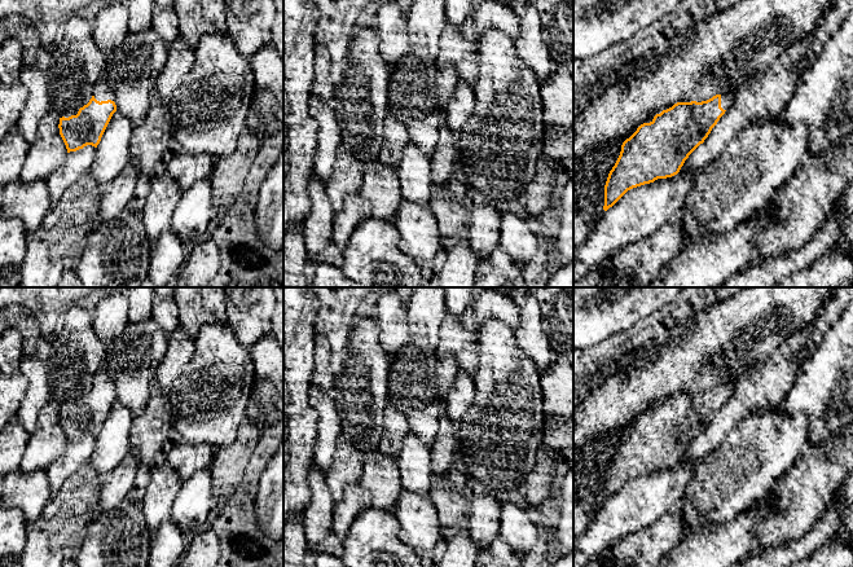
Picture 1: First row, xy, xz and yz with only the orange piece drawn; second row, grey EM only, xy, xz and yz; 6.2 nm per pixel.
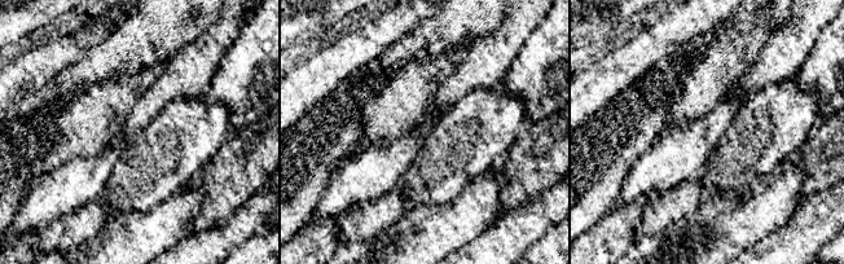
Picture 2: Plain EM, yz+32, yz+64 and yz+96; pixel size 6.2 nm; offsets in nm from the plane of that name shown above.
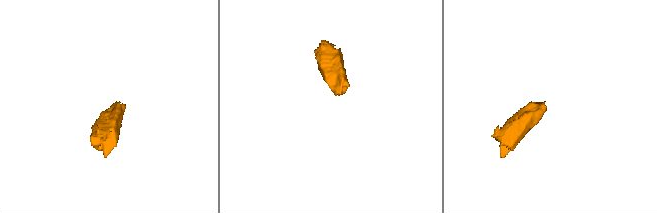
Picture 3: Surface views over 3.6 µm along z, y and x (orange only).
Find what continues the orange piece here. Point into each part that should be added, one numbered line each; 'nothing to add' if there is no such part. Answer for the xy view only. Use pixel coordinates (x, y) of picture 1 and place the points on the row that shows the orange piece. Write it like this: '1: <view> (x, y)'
1: xy (102, 91)

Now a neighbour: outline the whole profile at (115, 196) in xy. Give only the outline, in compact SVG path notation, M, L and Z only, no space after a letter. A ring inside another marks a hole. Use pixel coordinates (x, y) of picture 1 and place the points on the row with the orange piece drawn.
M129 162L126 168L102 189L100 202L101 223L118 217L133 197L140 173Z

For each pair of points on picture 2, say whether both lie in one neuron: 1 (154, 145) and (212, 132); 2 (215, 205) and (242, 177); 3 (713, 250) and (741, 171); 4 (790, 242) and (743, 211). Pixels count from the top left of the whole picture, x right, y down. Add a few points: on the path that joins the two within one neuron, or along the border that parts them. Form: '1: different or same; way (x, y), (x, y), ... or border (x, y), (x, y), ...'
1: same; way (168, 145), (172, 145), (188, 132), (198, 132)
2: same; way (222, 198), (236, 184)
3: different; border (757, 176), (739, 196), (712, 194), (703, 201)
4: different; border (796, 210), (783, 225), (748, 247)

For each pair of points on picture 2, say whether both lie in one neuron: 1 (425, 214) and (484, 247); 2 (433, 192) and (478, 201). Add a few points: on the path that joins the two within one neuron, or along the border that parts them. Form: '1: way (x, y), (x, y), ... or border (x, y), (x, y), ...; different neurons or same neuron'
1: border (496, 221), (455, 250); different neurons
2: border (475, 176), (449, 201), (423, 205); different neurons

